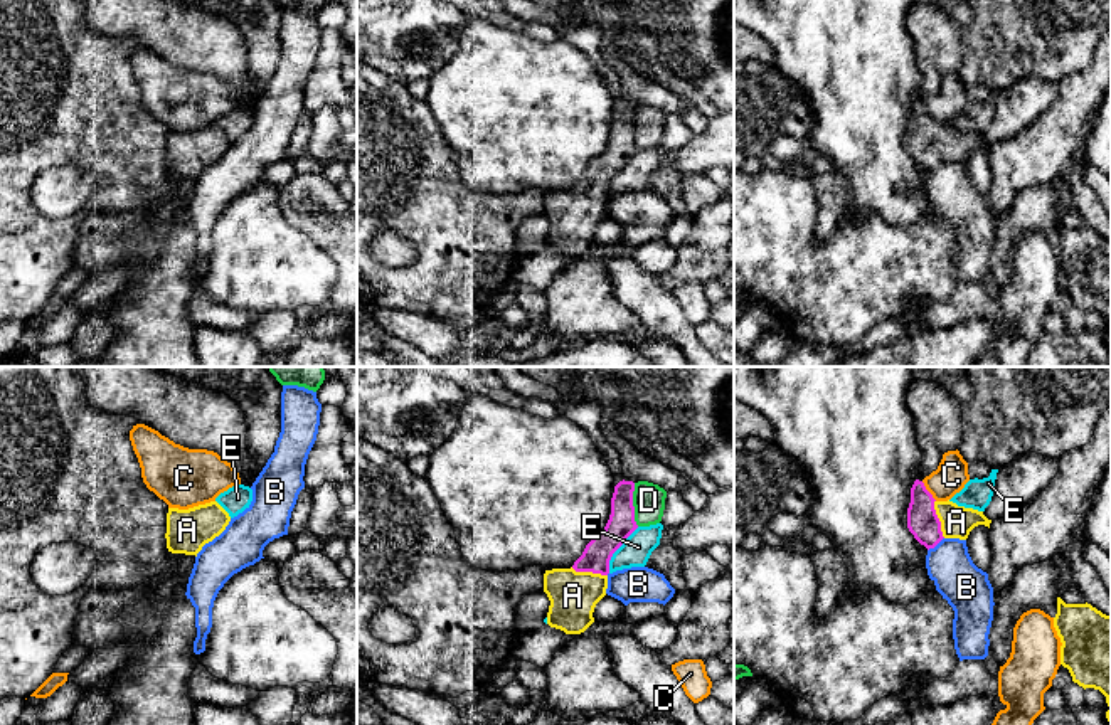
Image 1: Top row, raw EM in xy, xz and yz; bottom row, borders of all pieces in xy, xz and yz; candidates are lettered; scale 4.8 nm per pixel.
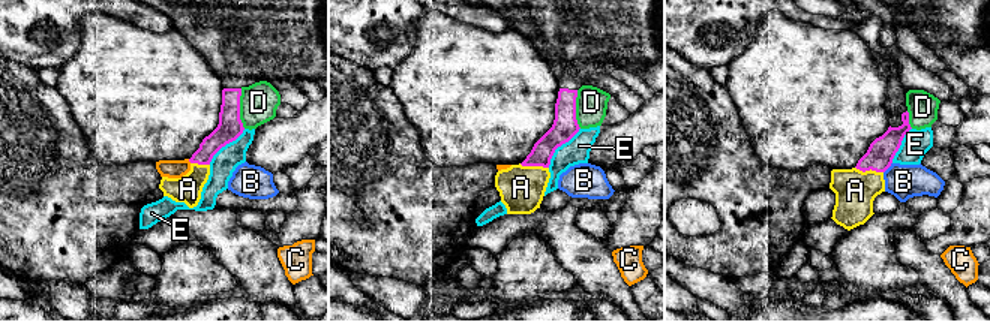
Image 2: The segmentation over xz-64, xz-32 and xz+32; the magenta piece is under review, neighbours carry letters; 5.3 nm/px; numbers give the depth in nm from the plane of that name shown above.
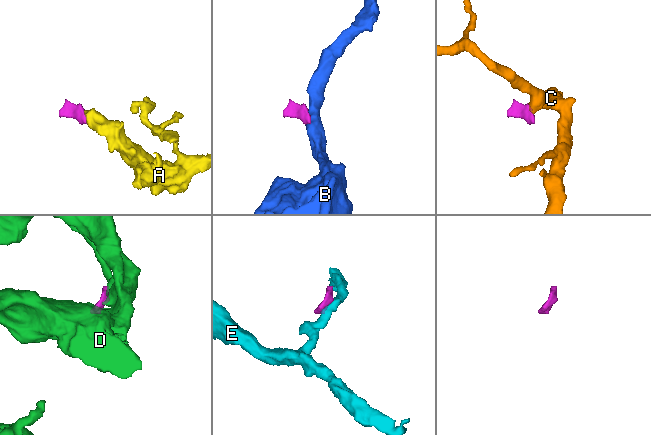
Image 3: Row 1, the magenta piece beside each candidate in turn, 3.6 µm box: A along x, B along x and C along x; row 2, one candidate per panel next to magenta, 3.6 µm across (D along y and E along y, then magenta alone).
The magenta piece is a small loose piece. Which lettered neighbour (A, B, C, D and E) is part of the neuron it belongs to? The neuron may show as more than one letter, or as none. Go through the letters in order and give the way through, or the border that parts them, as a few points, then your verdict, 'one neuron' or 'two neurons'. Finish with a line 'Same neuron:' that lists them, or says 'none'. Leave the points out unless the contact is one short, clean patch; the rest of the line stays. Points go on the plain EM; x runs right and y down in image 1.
A: across yz (923, 145), (938, 142), (956, 145) | one neuron
B: along yz (943, 160), (928, 174) | two neurons
C: along yz (921, 105), (936, 123) | two neurons
D: along xz (633, 106), (633, 143), (638, 148) | two neurons
E: along xz (638, 150), (613, 177), (608, 195) | two neurons
Same neuron: A

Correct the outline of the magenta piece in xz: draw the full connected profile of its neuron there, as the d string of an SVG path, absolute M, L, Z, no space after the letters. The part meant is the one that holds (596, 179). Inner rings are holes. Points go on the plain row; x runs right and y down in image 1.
M623 103L614 109L611 138L571 192L552 192L544 197L544 215L550 229L547 247L566 257L581 257L593 246L596 227L606 219L609 183L638 151L633 130L635 106Z

